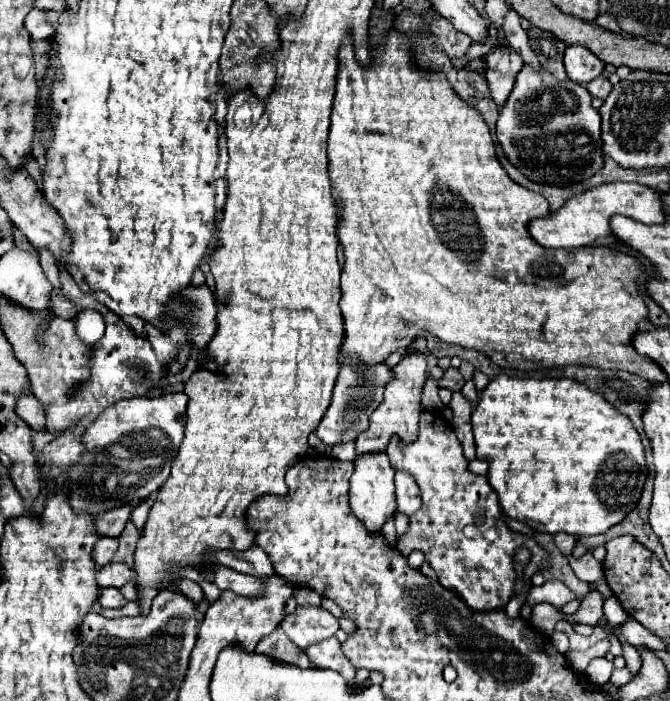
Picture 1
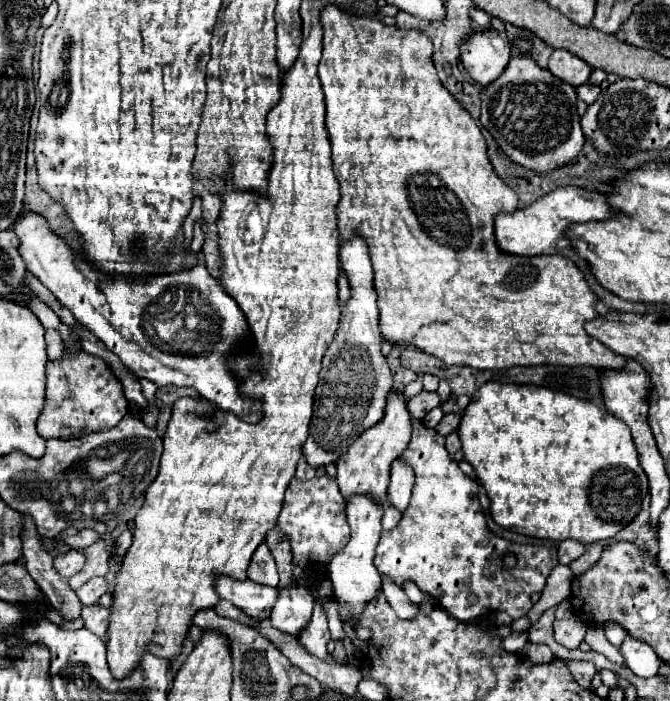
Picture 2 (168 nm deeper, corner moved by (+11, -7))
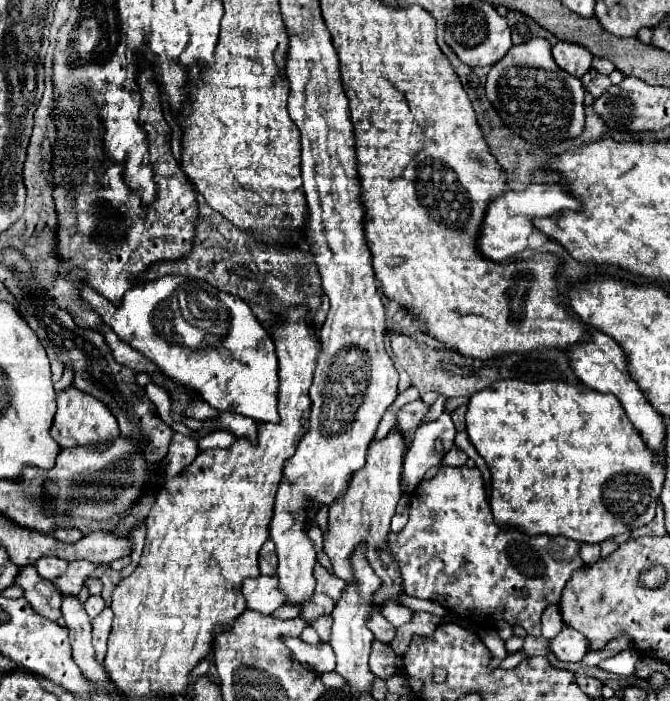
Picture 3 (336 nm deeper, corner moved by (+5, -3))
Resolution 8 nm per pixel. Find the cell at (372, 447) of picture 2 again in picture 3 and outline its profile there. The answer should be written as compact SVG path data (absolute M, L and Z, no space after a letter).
M392 428L390 434L382 440L374 440L374 444L370 444L370 452L366 456L364 468L352 474L346 492L342 494L342 498L338 498L330 506L330 514L328 514L328 534L324 540L324 552L328 554L332 562L332 574L342 580L350 580L352 576L350 562L348 562L350 552L358 546L358 542L364 540L368 544L366 558L370 560L370 566L384 582L382 592L378 592L378 598L380 598L378 606L384 600L398 600L396 596L398 592L402 592L402 586L400 586L402 580L398 576L396 564L390 560L388 554L380 554L380 548L386 542L386 536L390 532L390 518L394 516L396 504L402 494L400 478L402 478L402 460L406 450L408 450L406 436L398 428Z

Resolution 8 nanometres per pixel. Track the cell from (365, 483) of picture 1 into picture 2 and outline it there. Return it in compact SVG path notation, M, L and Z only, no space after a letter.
M352 496L352 500L346 504L346 516L350 524L350 540L348 544L330 560L328 564L328 578L334 584L334 600L340 604L338 616L344 624L356 628L356 620L364 612L364 604L376 600L376 596L382 592L382 578L374 566L374 550L380 540L380 520L382 520L384 508L376 504L368 496Z

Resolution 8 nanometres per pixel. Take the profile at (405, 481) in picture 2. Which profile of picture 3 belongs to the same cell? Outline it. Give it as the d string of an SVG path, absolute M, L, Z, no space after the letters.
M448 412L440 414L434 422L422 422L414 432L410 448L404 456L402 466L402 486L408 492L414 492L422 482L424 474L438 466L444 454L454 446L456 428Z

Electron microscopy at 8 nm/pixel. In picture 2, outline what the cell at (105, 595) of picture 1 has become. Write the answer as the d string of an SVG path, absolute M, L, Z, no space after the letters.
M84 606L82 610L82 620L84 620L84 628L94 632L100 638L106 638L106 630L108 630L108 620L110 620L110 610L104 606Z

